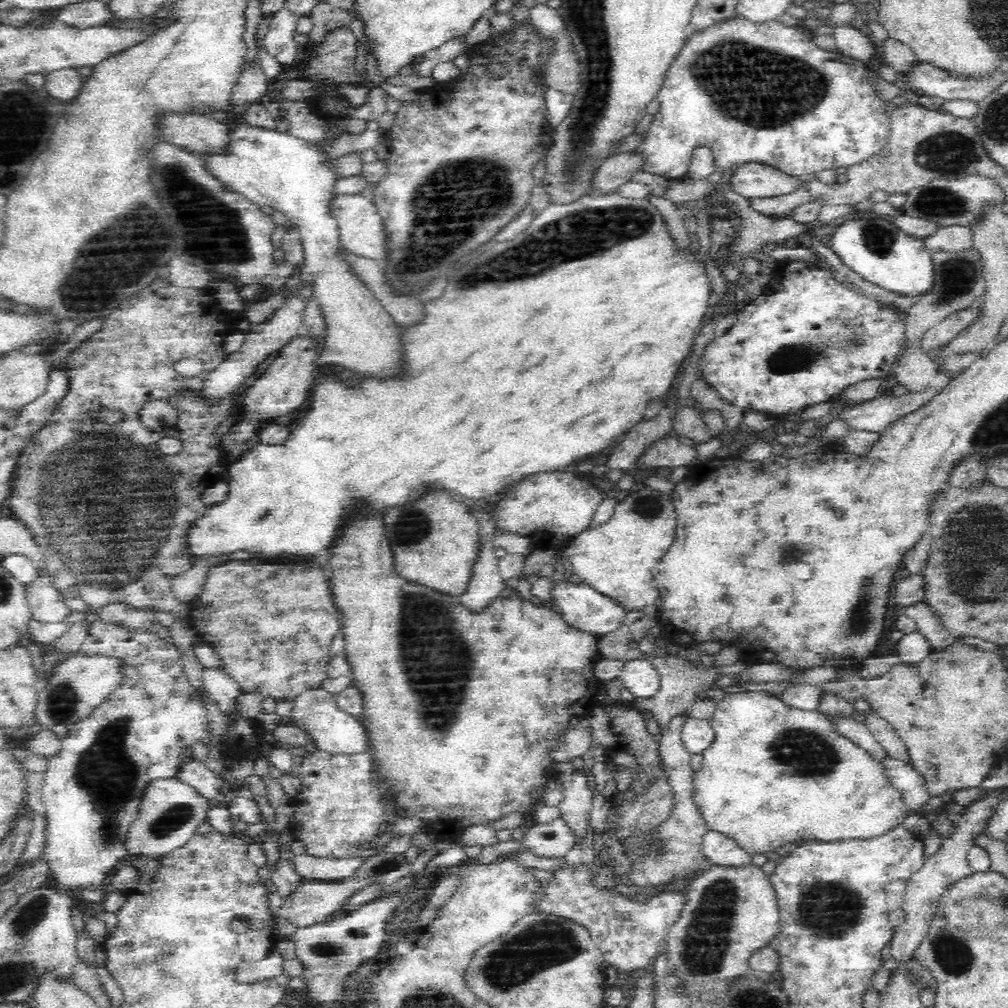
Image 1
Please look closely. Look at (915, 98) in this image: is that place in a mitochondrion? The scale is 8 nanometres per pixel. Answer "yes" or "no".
no

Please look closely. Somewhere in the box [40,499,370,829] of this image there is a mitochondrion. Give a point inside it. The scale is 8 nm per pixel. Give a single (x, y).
(63, 699)

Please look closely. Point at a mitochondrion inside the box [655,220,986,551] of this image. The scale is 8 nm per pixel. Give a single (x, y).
(958, 277)

